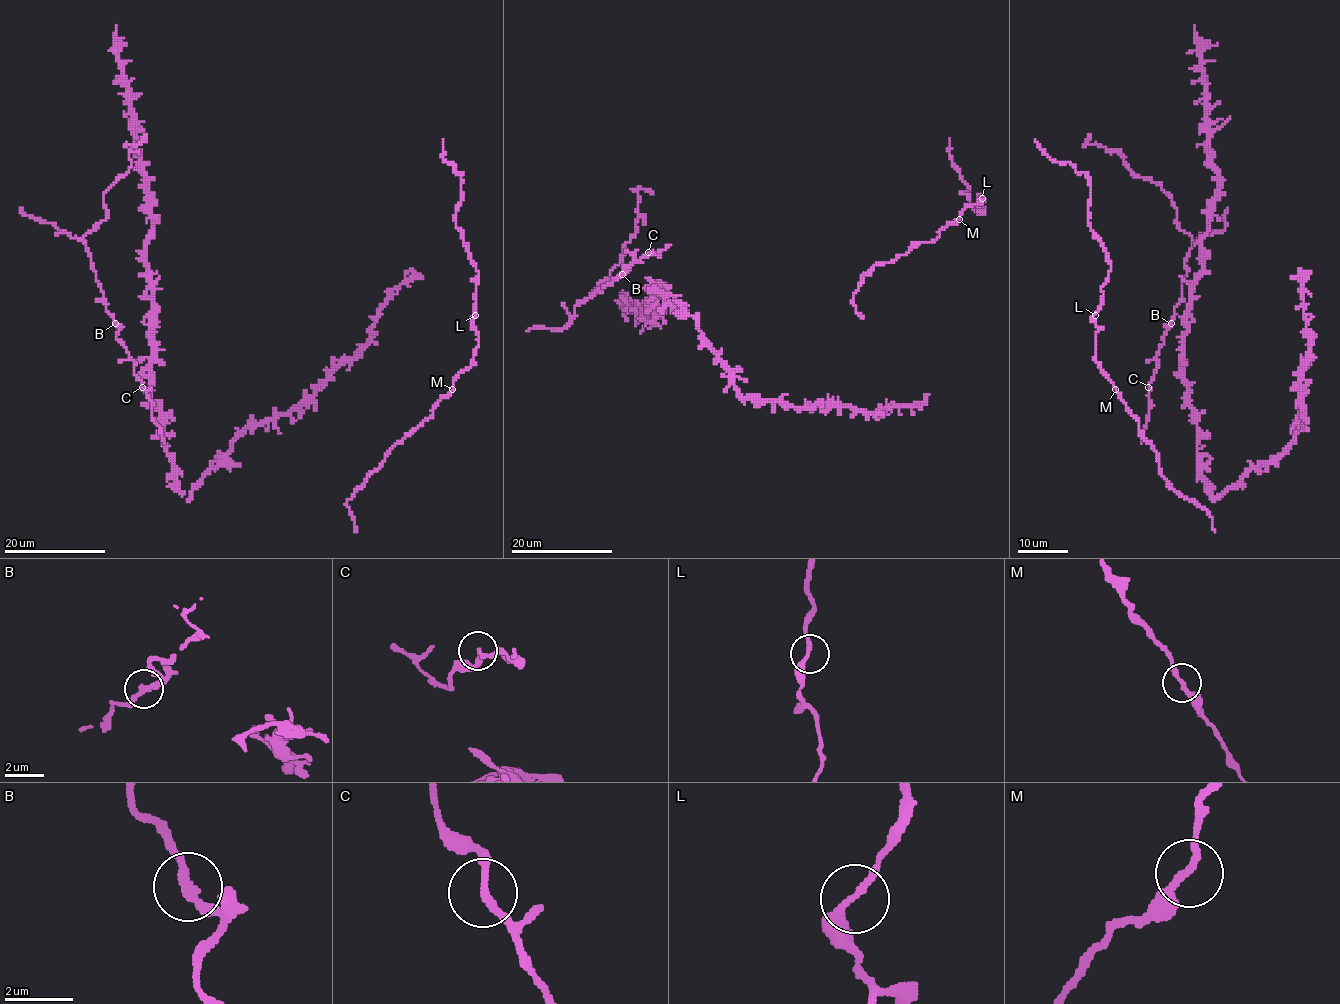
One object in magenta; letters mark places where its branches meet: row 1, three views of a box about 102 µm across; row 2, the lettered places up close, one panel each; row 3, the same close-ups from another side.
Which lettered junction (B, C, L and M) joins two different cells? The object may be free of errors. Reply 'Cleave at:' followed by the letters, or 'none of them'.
Cleave at: none of them

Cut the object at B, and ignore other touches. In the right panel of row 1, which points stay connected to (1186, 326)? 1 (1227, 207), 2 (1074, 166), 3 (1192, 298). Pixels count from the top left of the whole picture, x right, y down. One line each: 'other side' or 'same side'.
1: other side
2: same side
3: same side

